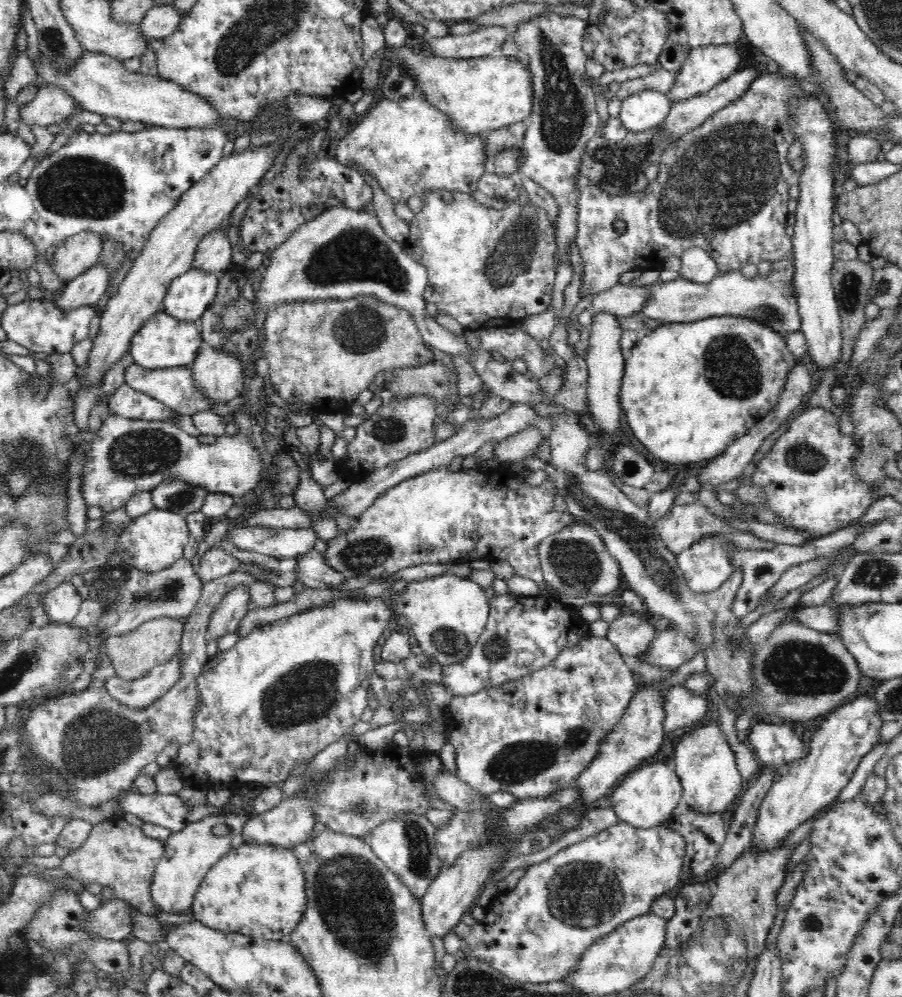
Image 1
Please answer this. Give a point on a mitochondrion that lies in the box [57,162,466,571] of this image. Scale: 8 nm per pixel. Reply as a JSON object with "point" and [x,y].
{"point":[355,254]}

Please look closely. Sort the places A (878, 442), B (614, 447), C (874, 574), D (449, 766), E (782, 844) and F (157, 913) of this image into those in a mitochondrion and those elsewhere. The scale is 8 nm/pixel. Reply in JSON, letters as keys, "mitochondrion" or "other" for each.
{"A":"mitochondrion","B":"other","C":"mitochondrion","D":"other","E":"other","F":"other"}

